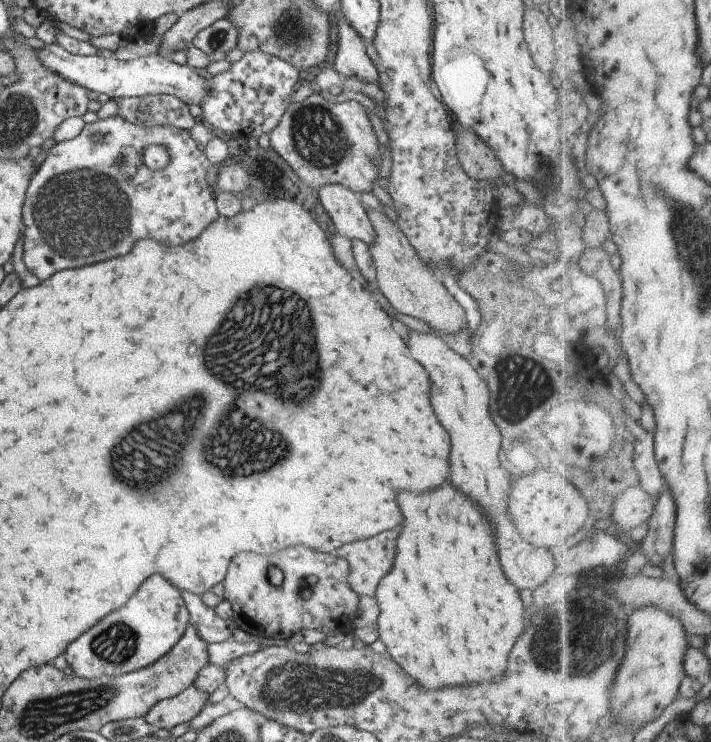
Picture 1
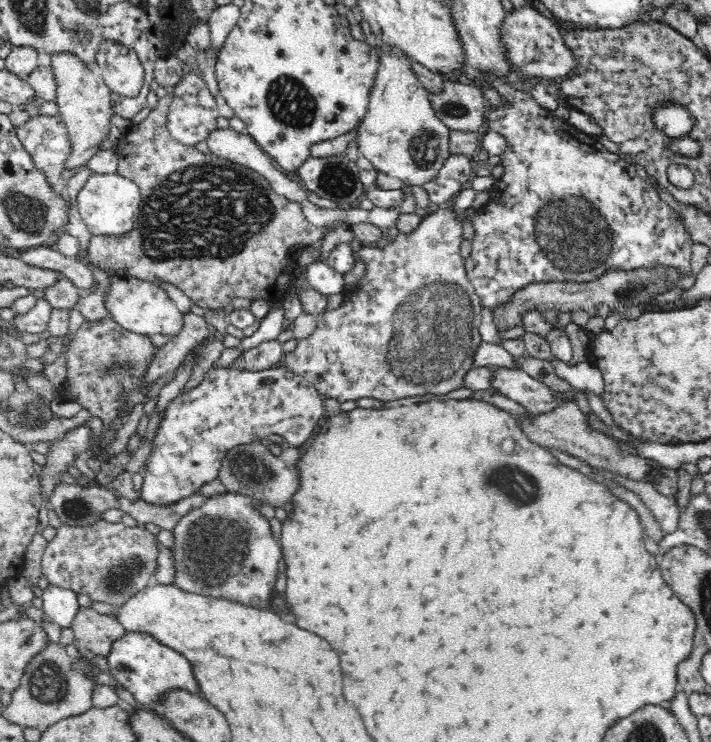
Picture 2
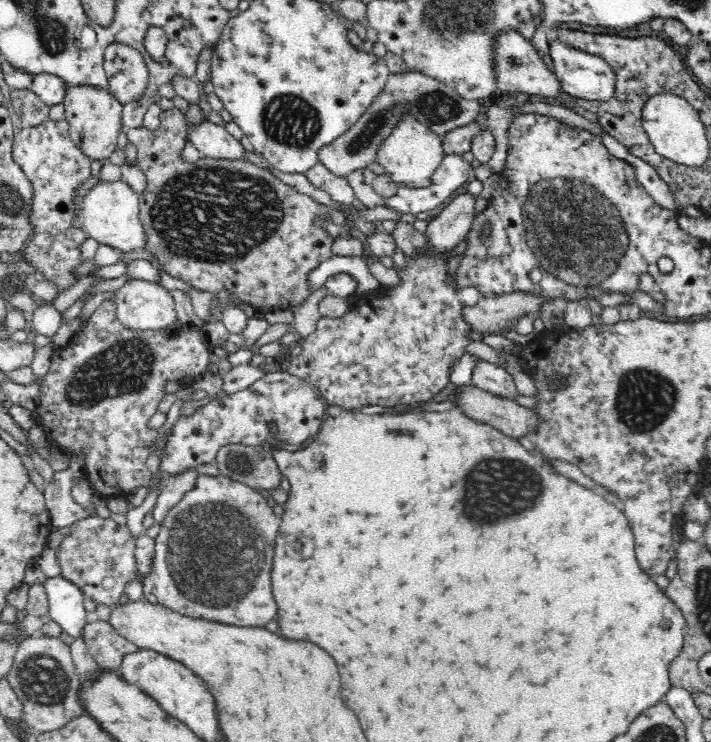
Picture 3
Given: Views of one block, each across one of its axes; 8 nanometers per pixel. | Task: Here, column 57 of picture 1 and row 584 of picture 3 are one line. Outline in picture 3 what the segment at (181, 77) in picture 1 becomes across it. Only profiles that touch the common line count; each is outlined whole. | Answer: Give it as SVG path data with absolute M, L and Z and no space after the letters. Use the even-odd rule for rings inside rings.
M60 575L46 579L43 587L48 597L49 617L68 635L80 637L86 624L87 612L82 604L83 592Z

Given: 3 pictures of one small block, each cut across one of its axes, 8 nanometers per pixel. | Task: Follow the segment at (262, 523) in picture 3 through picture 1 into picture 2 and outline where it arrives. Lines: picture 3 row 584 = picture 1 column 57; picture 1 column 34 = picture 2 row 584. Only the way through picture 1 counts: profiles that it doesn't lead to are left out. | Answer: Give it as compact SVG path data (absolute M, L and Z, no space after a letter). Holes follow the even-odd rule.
M228 490L224 494L205 498L199 508L194 508L177 522L172 534L174 547L171 552L176 563L174 586L186 592L206 594L212 598L226 596L229 600L242 602L247 606L269 607L270 598L275 592L278 563L283 558L283 554L281 543L274 538L268 519L254 506L252 498Z

